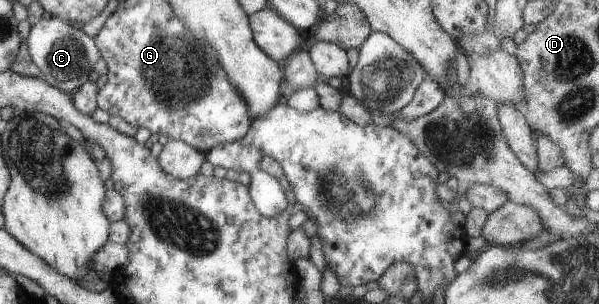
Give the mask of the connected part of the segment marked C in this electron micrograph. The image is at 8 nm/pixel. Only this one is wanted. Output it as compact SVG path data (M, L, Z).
M50 16L49 19L41 18L32 22L26 40L31 59L41 69L42 78L49 85L71 95L83 83L87 83L97 76L94 66L100 57L100 51L97 49L94 39L63 19Z

